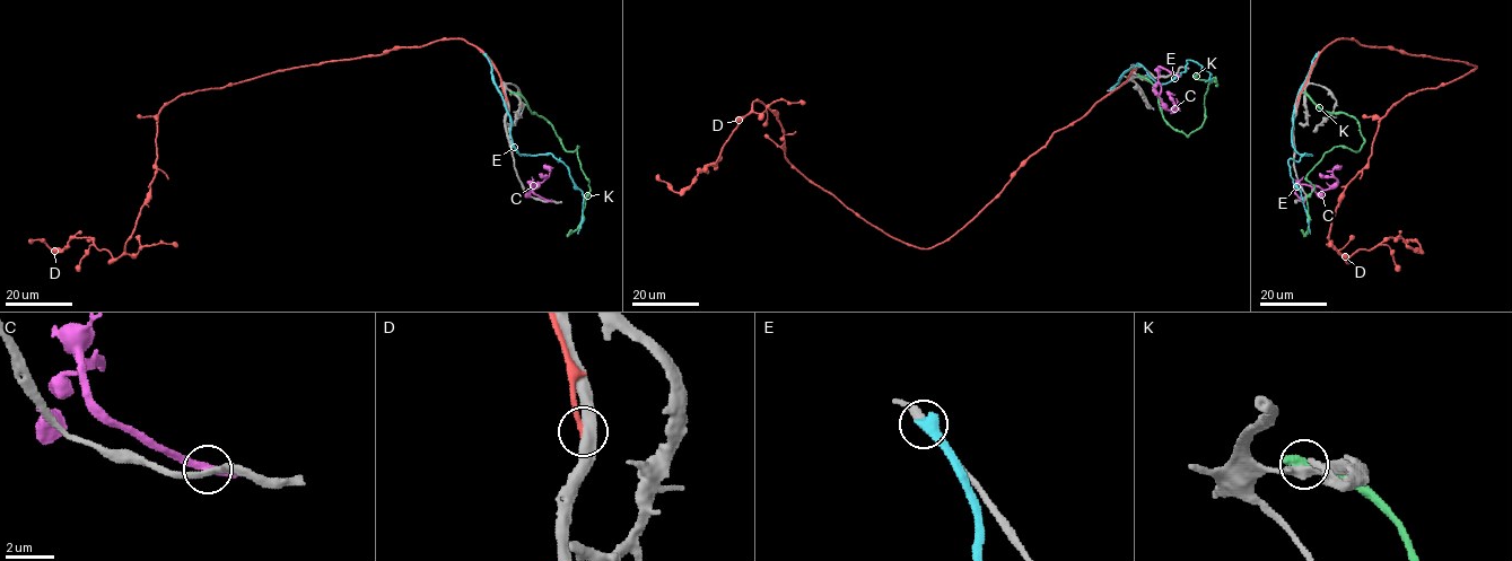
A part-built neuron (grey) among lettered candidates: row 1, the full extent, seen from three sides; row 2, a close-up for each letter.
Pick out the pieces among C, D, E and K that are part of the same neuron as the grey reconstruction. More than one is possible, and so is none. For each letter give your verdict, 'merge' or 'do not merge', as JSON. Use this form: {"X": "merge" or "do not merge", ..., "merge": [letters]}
{"C": "do not merge", "D": "do not merge", "E": "do not merge", "K": "do not merge", "merge": []}

